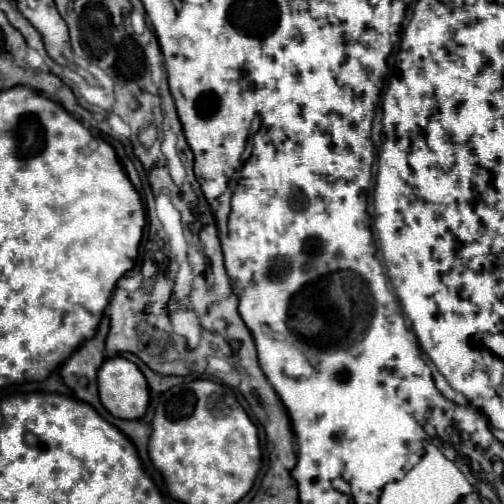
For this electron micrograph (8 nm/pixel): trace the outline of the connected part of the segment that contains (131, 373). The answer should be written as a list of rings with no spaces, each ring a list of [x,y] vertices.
[[[109,358],[99,368],[99,396],[103,406],[117,418],[143,418],[149,404],[147,380],[127,358]]]

